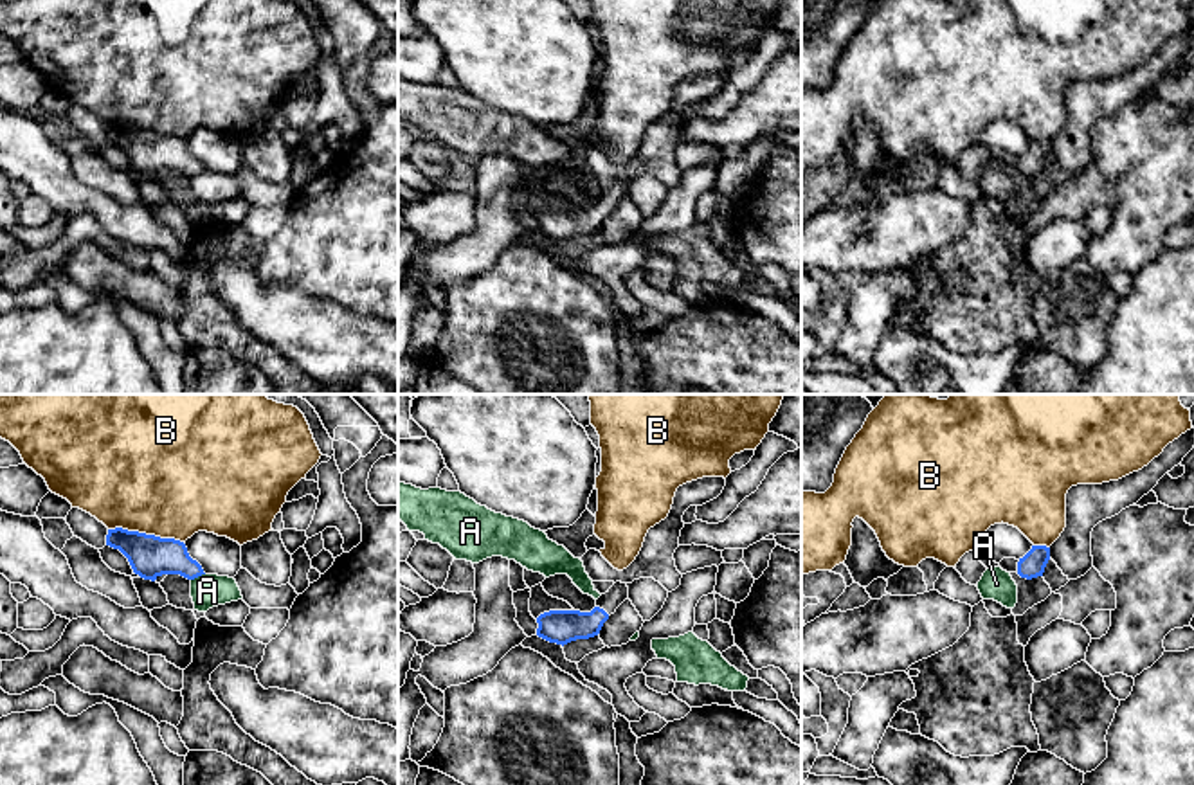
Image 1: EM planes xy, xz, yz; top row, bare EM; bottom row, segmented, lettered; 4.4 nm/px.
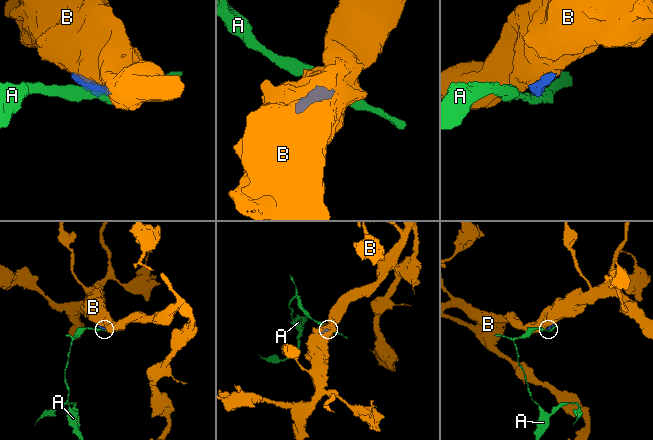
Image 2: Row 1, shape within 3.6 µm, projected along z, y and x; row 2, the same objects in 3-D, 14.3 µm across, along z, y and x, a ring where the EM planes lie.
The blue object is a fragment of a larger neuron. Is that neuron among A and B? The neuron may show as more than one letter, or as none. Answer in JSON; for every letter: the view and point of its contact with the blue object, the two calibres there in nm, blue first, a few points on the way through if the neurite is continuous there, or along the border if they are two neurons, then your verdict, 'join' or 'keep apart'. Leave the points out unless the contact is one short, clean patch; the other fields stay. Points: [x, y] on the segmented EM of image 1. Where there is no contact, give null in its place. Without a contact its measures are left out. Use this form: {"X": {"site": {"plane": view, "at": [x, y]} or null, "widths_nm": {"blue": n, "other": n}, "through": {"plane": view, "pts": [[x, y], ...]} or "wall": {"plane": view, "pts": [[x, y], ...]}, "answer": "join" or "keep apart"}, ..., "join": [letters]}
{"A": {"site": {"plane": "xy", "at": [197, 577]}, "widths_nm": {"blue": 190, "other": 150}, "wall": {"plane": "xy", "pts": [[204, 573], [191, 580]]}, "answer": "keep apart"}, "B": {"site": {"plane": "xy", "at": [144, 533]}, "widths_nm": {"blue": 190, "other": 500}, "answer": "keep apart"}, "join": []}

